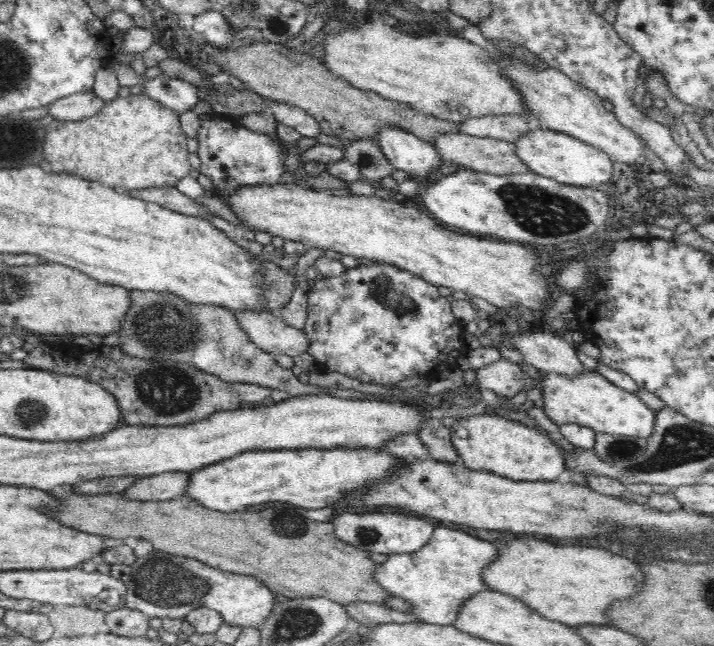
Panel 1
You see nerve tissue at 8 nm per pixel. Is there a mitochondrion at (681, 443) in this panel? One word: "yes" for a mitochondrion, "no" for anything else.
yes

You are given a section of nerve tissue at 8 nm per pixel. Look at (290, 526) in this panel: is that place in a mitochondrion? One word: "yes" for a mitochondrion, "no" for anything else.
yes

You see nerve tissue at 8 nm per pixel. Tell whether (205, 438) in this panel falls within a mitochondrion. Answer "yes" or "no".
no

